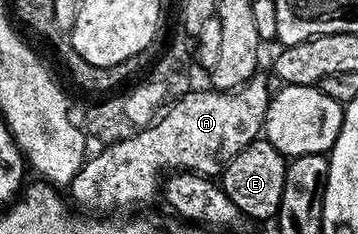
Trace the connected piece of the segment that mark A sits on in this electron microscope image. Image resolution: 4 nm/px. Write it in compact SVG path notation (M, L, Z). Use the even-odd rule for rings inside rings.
M262 71L255 72L249 81L236 91L215 91L192 89L177 99L154 121L153 124L133 132L132 136L123 136L121 141L103 146L100 153L94 157L89 156L81 169L74 175L73 181L68 185L69 198L79 210L94 215L110 215L113 213L126 213L128 209L140 209L146 203L152 202L157 193L159 196L162 169L167 171L186 170L207 177L219 176L226 164L246 148L254 139L259 138L267 115L266 93L269 76Z

